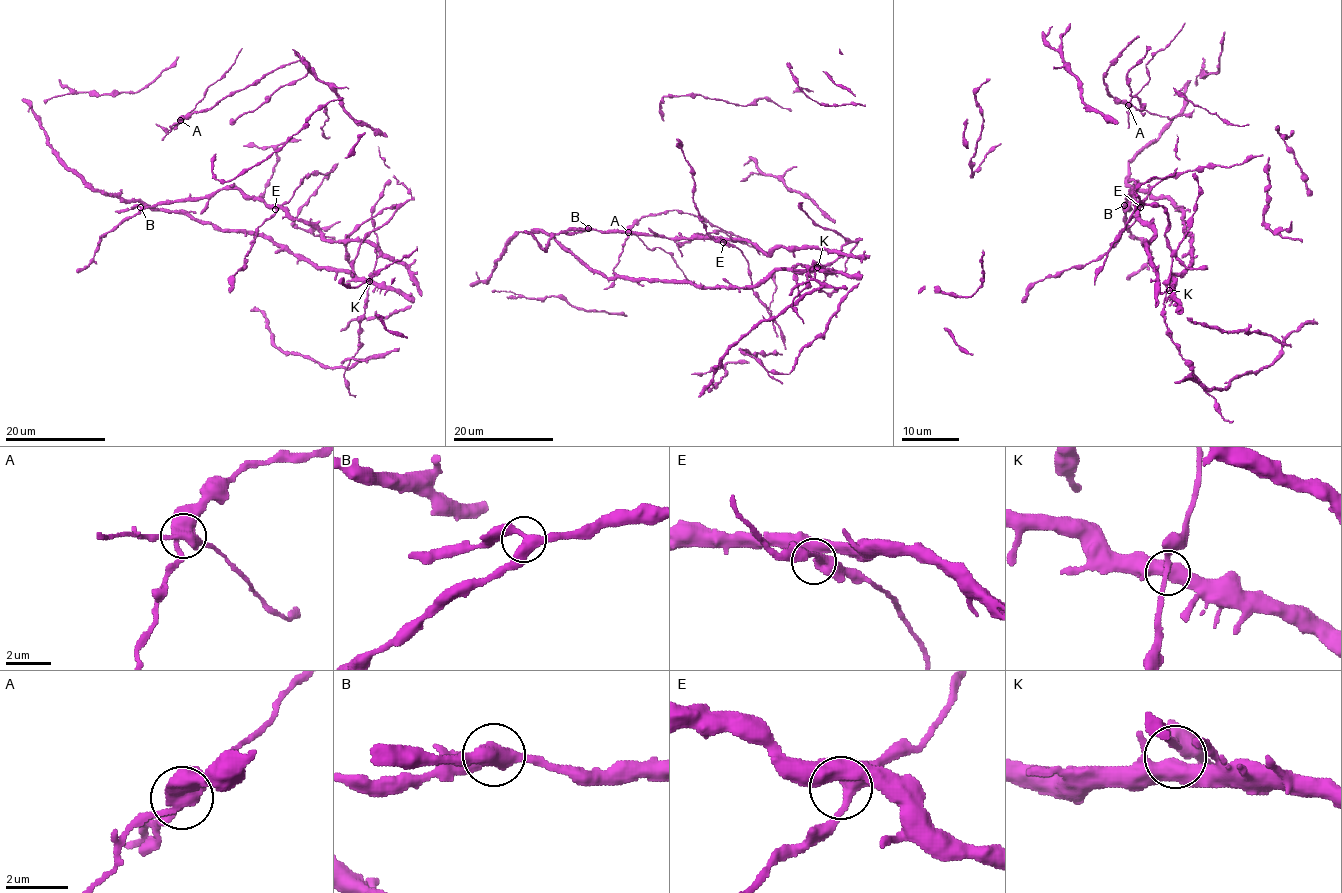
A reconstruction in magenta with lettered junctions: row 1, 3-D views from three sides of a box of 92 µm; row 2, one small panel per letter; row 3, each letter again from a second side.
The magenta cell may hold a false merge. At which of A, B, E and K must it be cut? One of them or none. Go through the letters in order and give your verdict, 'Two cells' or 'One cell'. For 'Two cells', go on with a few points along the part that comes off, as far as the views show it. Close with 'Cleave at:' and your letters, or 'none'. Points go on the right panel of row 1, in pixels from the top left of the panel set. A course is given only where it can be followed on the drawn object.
A: Two cells. Course of the part to remove: (1129, 105), (1130, 99), (1149, 80), (1147, 62), (1173, 39), (1185, 23)
B: One cell
E: One cell
K: One cell
Cleave at: A

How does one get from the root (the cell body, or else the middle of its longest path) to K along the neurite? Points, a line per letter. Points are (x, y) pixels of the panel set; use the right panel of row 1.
K: (1190, 245), (1192, 261), (1172, 277), (1173, 286), (1169, 290)

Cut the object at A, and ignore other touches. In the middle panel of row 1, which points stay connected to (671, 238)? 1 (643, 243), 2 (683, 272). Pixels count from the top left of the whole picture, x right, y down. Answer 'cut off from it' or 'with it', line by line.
1: cut off from it
2: cut off from it

